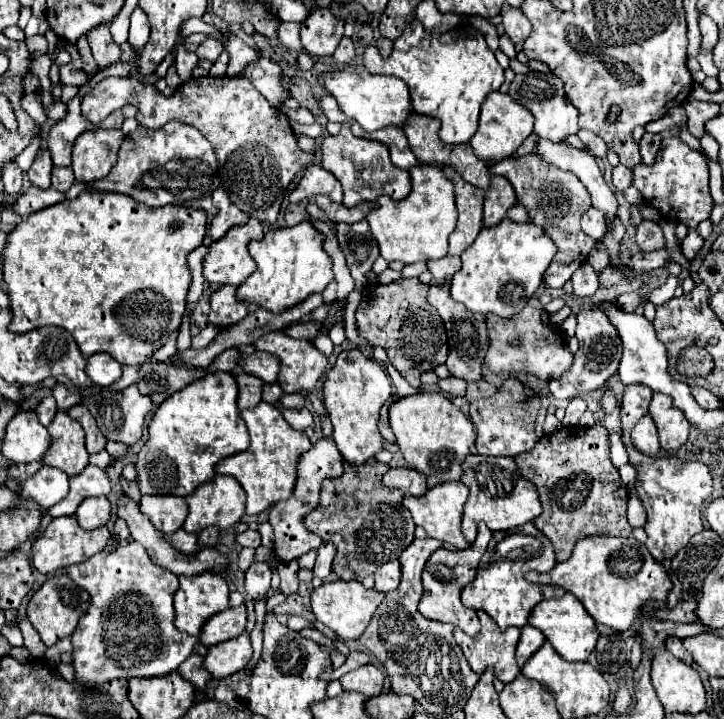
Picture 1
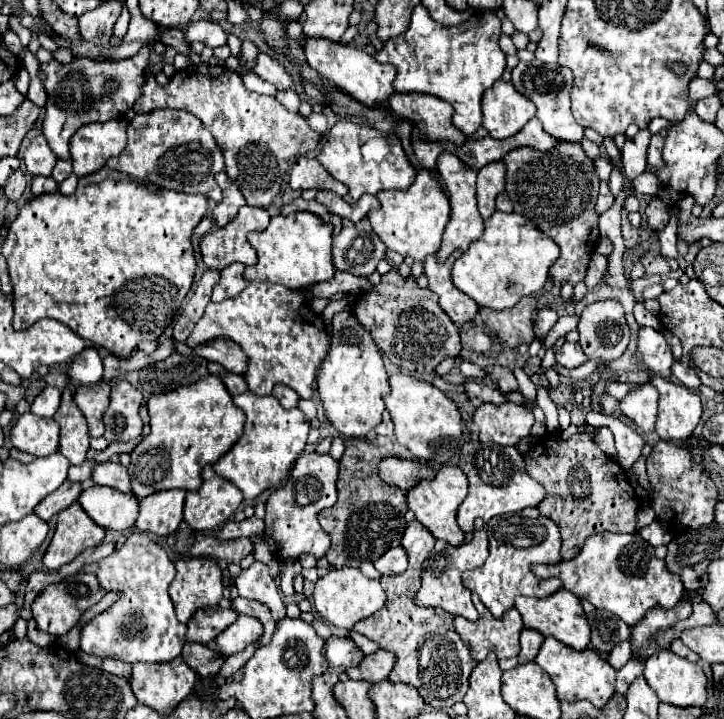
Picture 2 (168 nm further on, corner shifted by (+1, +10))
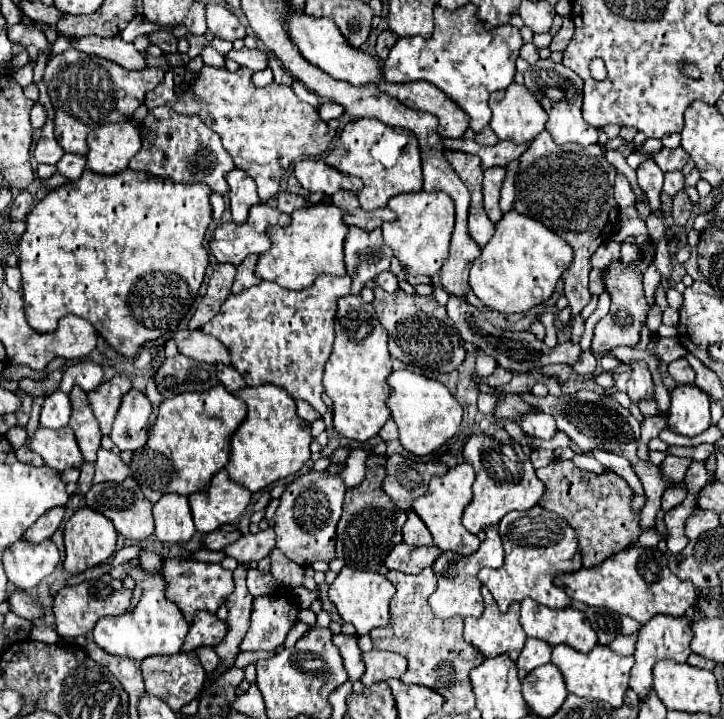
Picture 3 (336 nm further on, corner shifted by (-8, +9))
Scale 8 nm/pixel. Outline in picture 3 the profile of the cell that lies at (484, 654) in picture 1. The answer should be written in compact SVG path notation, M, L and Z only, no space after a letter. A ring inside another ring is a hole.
M482 586L482 598L484 614L480 618L464 620L464 640L482 650L486 658L508 654L512 660L516 660L526 642L526 634L518 622L520 604L510 604L508 612L502 614L486 586Z

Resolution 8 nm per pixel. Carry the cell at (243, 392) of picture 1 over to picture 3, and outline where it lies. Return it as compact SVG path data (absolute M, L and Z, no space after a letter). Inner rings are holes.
M218 364L216 368L218 368L218 380L222 382L222 386L226 386L226 390L238 392L240 388L246 386L246 382L242 382L242 376L238 374L238 370L234 370L232 366Z

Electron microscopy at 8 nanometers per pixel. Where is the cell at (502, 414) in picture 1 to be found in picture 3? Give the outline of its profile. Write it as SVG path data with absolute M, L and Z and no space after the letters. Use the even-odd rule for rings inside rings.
M544 412L528 414L518 424L522 426L522 430L526 434L530 434L534 438L540 438L540 440L550 440L558 430L554 418L550 418L550 414L544 414Z

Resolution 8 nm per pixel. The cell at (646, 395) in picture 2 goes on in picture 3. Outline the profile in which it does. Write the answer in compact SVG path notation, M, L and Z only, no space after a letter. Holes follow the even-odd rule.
M630 360L628 366L632 368L632 376L628 380L628 396L632 402L640 402L642 398L654 396L654 384L650 370L644 360Z

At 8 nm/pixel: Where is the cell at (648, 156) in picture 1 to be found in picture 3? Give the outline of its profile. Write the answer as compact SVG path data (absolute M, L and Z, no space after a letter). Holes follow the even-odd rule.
M662 148L662 150L656 152L652 158L654 158L654 162L660 166L662 172L674 172L674 170L682 170L682 168L686 166L686 162L688 162L690 156L686 154L684 148L674 148L674 150Z

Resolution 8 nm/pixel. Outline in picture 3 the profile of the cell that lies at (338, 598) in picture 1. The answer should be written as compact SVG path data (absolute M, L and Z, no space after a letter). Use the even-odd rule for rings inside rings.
M350 566L342 568L342 572L336 576L334 584L328 590L330 600L334 602L338 614L342 616L344 622L350 622L356 628L356 634L368 634L372 628L386 626L390 612L388 612L388 602L394 596L394 586L386 576L378 572L362 572L354 570Z

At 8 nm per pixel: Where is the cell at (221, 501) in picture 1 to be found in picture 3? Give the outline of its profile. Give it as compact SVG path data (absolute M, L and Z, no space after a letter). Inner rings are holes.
M220 470L212 478L208 490L188 496L196 530L208 534L222 524L236 522L250 504L250 498L252 492L248 488L238 486L226 476L226 470Z

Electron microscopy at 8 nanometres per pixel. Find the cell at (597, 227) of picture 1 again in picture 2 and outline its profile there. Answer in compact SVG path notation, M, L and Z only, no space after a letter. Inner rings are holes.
M601 183L601 191L599 191L599 199L595 203L595 211L601 215L605 213L609 207L613 205L613 195L609 191L609 185L607 183Z

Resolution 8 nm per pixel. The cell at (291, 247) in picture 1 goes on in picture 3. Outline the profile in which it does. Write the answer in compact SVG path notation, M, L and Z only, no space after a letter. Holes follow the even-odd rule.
M318 202L314 206L296 210L292 214L292 224L288 228L272 226L270 240L272 248L258 258L256 274L262 280L272 280L288 290L304 290L312 286L312 282L320 274L344 276L344 240L348 234L348 226L344 222L342 210L332 206L330 202Z

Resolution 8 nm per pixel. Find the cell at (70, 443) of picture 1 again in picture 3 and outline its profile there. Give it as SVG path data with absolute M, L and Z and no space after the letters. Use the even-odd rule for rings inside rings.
M74 386L72 392L70 392L70 400L72 400L72 418L70 418L70 428L74 430L76 434L76 440L78 440L78 446L82 450L82 456L86 462L94 462L96 458L96 452L100 448L100 438L102 438L102 432L100 432L100 426L98 426L98 420L90 408L90 402L88 402L88 394Z

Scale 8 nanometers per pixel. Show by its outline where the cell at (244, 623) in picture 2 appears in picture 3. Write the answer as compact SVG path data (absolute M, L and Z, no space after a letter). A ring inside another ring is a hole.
M284 592L254 598L250 630L242 640L242 650L274 650L282 646L298 620L298 612L298 606Z

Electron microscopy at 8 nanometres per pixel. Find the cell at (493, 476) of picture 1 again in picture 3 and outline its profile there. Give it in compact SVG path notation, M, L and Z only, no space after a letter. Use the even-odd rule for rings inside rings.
M474 434L464 446L464 460L476 470L476 482L472 486L474 498L462 516L462 524L472 534L478 534L486 526L498 524L502 516L512 510L528 510L536 506L544 492L544 486L520 444L504 444L486 434Z

